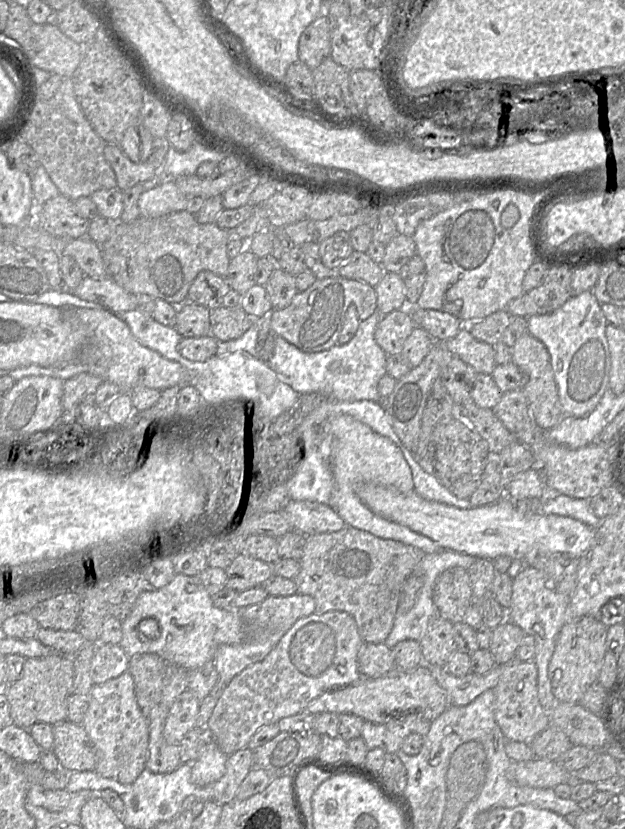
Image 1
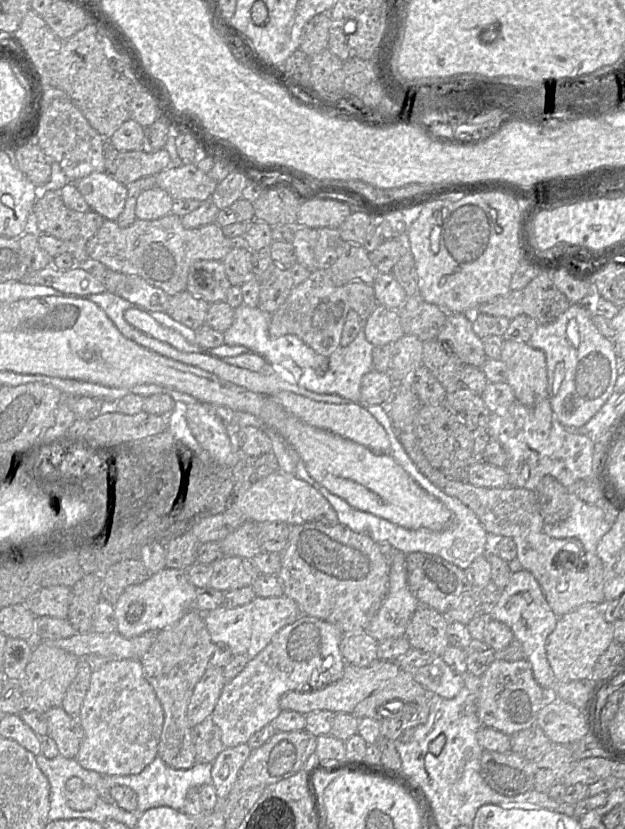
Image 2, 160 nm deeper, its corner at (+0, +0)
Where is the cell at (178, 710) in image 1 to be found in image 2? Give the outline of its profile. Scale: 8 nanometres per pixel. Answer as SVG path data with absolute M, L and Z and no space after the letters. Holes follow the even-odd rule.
M209 665L188 704L187 719L191 727L211 717L225 684L223 668Z

